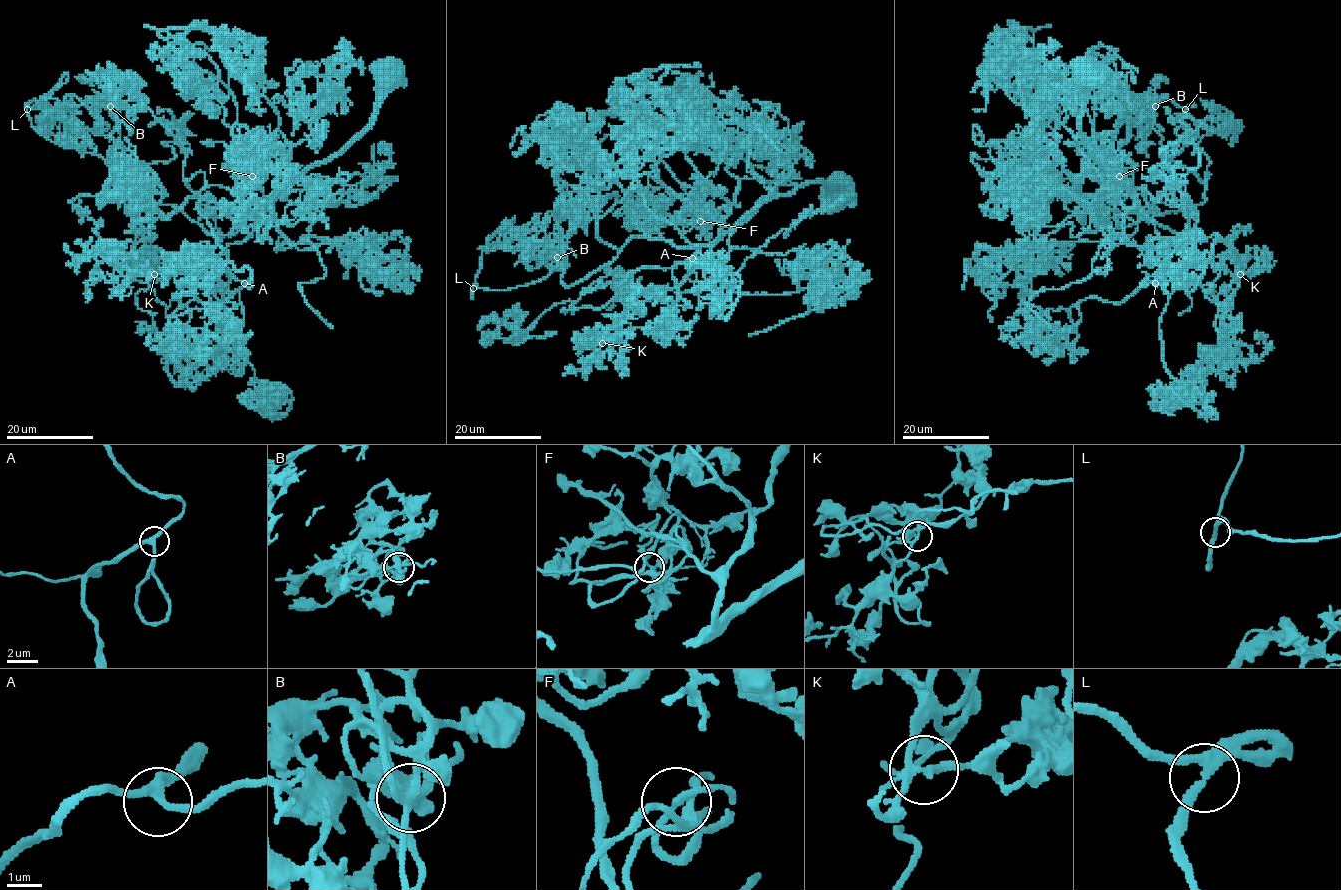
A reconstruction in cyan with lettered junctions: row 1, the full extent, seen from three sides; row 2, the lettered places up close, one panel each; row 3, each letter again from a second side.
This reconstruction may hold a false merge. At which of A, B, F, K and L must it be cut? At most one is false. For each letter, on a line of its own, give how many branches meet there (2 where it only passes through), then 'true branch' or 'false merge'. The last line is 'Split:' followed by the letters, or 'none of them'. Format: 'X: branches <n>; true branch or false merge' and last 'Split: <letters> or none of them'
A: branches 3; true branch
B: branches 4; true branch
F: branches 4; true branch
K: branches 5; true branch
L: branches 3; true branch
Split: none of them

